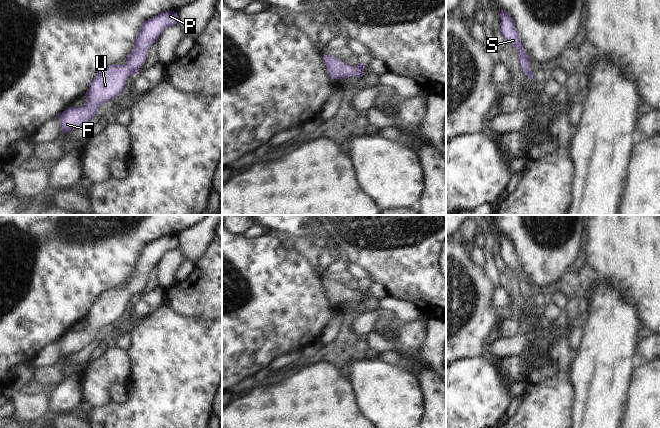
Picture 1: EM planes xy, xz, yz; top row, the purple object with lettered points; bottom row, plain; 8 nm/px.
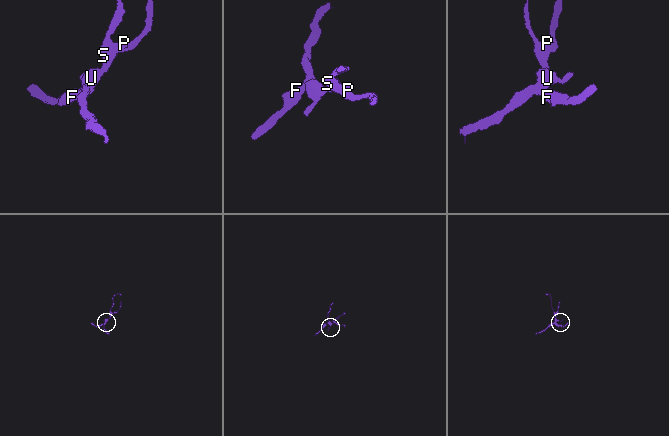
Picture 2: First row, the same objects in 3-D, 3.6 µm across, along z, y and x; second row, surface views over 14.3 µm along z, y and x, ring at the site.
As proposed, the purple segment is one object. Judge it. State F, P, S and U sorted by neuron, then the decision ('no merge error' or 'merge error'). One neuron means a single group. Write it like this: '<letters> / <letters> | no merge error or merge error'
F P S U | no merge error

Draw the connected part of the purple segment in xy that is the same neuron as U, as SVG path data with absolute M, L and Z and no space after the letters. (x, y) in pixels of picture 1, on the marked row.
M174 11L160 13L151 19L144 21L136 35L134 47L131 53L127 56L126 64L110 65L100 70L90 83L89 88L85 94L87 101L81 107L68 107L65 111L57 115L60 120L60 128L62 132L70 133L78 127L81 127L84 123L96 115L99 107L103 103L109 100L113 100L115 97L117 97L123 90L128 77L131 74L136 75L139 72L141 66L145 62L149 48L158 40L162 31L167 27L176 25L178 21L179 14L178 12Z

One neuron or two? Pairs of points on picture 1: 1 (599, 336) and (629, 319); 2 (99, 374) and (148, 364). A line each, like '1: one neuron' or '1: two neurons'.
1: one neuron
2: two neurons

